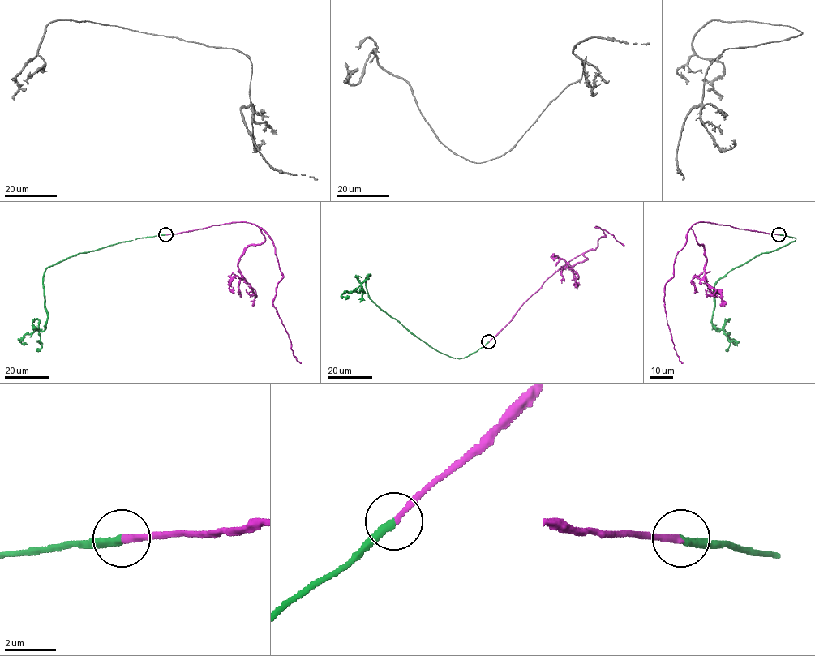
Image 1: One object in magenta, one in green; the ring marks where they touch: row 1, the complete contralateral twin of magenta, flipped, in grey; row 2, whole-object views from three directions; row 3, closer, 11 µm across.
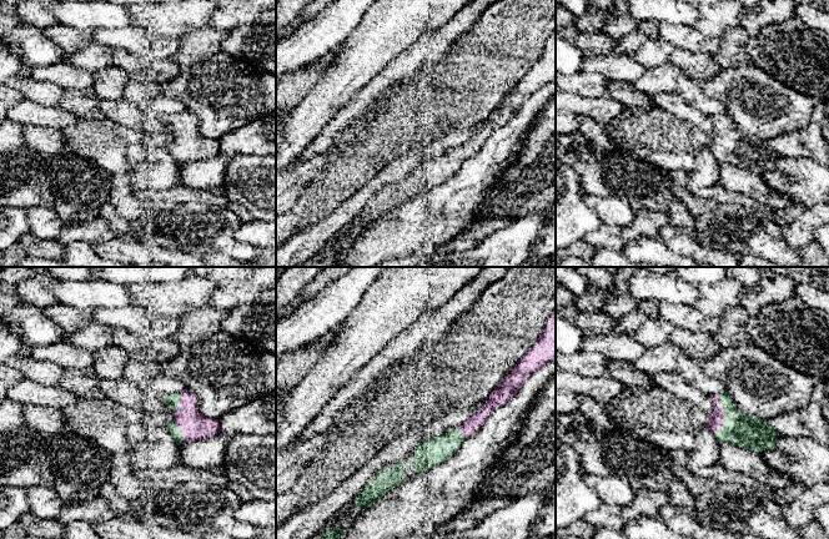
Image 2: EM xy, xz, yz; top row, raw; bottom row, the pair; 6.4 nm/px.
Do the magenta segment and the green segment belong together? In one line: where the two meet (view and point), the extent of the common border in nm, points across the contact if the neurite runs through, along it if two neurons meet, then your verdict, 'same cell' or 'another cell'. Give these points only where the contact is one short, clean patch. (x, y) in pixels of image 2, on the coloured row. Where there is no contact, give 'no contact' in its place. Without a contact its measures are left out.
meets magenta in yz at (727, 413); contact 280 nm long; runs through yz (716, 421), (719, 421), (727, 413), (748, 432); same cell

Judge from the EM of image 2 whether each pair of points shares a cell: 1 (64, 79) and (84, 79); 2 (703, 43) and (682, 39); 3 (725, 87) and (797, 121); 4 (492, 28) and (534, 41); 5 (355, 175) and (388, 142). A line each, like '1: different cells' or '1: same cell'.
1: same cell
2: same cell
3: same cell
4: same cell
5: same cell

